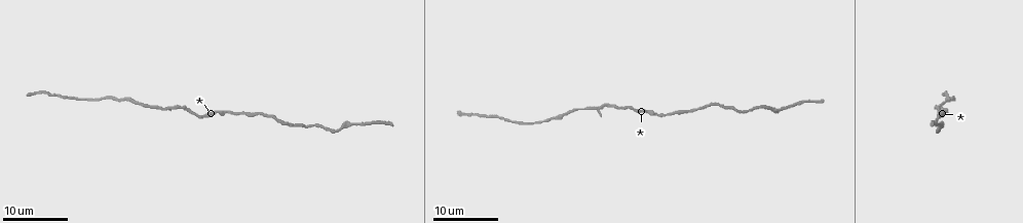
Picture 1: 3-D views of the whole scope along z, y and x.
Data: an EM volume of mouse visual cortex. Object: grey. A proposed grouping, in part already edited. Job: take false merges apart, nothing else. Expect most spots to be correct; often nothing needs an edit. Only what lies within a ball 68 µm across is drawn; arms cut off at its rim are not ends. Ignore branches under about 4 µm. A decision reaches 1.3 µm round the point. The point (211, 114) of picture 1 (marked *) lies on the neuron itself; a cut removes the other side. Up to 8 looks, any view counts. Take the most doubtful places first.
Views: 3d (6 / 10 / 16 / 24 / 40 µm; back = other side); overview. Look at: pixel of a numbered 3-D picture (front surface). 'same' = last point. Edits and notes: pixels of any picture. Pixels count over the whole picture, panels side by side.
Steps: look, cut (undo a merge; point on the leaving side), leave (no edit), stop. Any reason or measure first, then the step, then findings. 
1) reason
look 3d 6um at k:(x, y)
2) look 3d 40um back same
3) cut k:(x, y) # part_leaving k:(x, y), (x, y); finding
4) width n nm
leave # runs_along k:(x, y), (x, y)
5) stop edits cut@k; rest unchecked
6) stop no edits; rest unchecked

side arm on a straight run
look 3d 24um at 1:(590, 110)

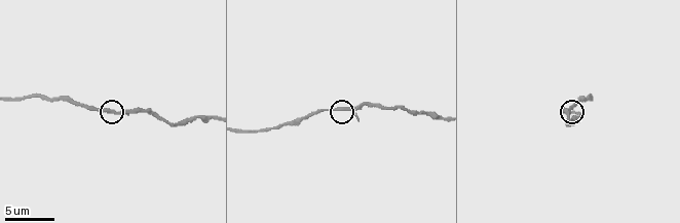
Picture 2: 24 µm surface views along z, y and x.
zoom in
look 3d 10um at 2:(346, 109)

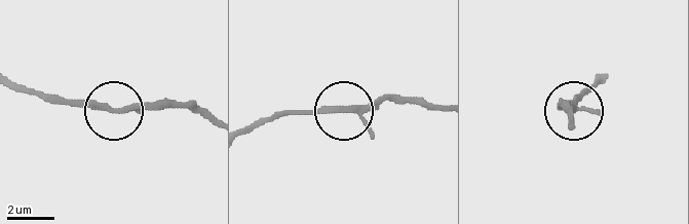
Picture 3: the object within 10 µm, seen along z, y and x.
leave # runs_along 3:(212, 122), (176, 105), (105, 111), (54, 105); all the same neuron

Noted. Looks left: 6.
thin neck
look 3d 16um at 1:(512, 120)

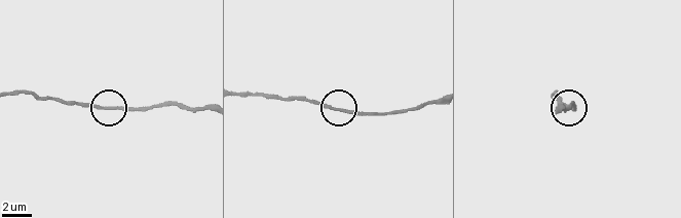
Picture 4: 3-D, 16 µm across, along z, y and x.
closer look
look 3d 6um at 4:(334, 108)

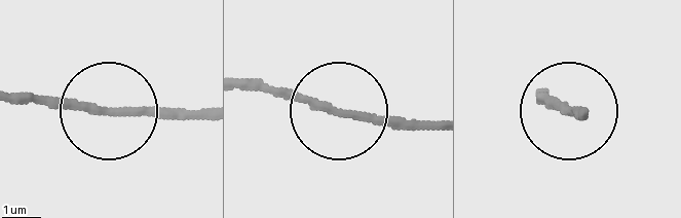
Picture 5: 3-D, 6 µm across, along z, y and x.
width 190 nm
leave # runs_along 5:(200, 110), (13, 101); continuous, no second neuron

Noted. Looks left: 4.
calibre changes
look 3d 16um at 1:(687, 109)

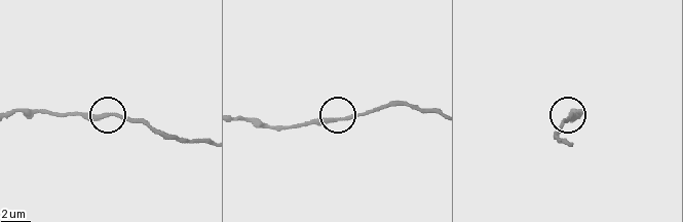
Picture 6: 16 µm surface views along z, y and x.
look 3d 10um at 6:(107, 116)

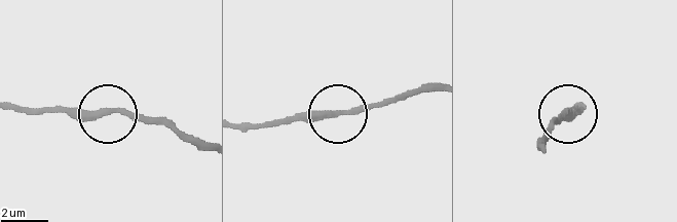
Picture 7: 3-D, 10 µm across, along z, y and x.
leave # runs_along 7:(13, 107), (171, 118); all the same neuron

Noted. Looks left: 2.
thick turns thin
look 3d 6um at 2:(308, 118)

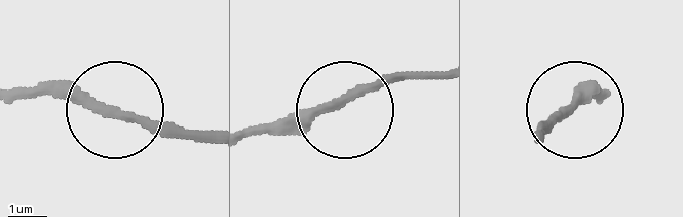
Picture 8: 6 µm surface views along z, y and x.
leave # runs_along 8:(203, 139), (174, 139), (30, 89); one neuron here

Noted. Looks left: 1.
stop no edits; rest unchecked

